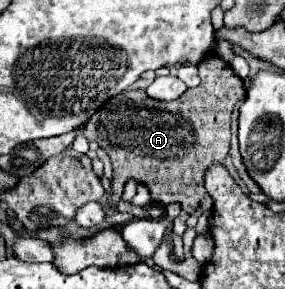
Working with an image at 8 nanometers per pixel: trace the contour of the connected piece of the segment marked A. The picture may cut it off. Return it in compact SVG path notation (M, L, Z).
M210 55L200 65L200 85L188 89L176 101L156 101L146 95L146 91L124 91L112 99L108 99L82 127L82 133L88 141L96 141L110 157L114 167L112 177L112 199L118 201L122 187L128 179L142 183L150 191L150 199L160 205L178 203L186 213L194 213L200 199L206 197L204 189L204 175L214 163L222 163L230 151L230 115L238 101L246 97L242 79L234 75L234 71L218 57Z

